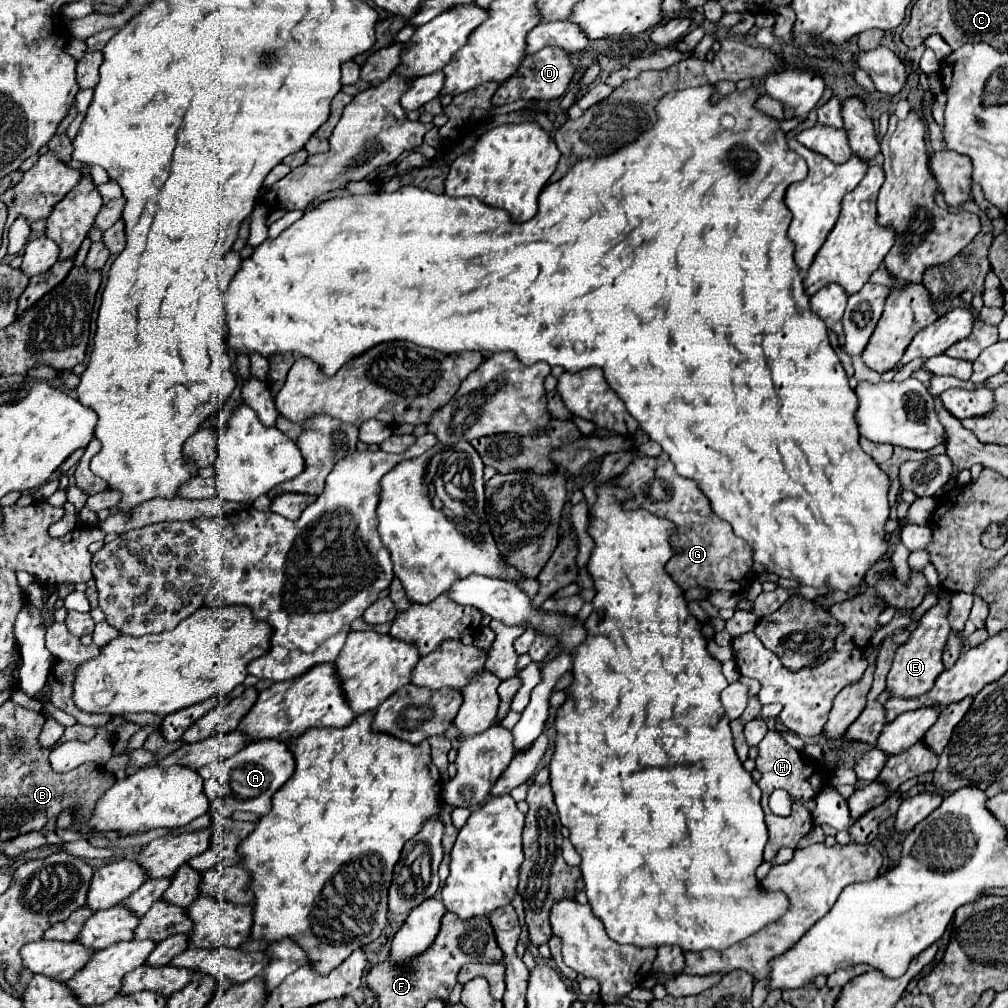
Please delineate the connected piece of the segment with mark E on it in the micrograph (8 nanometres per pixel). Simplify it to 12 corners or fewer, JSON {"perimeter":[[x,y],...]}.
{"perimeter":[[940,599],[898,647],[890,697],[920,697],[944,671],[950,633]]}

